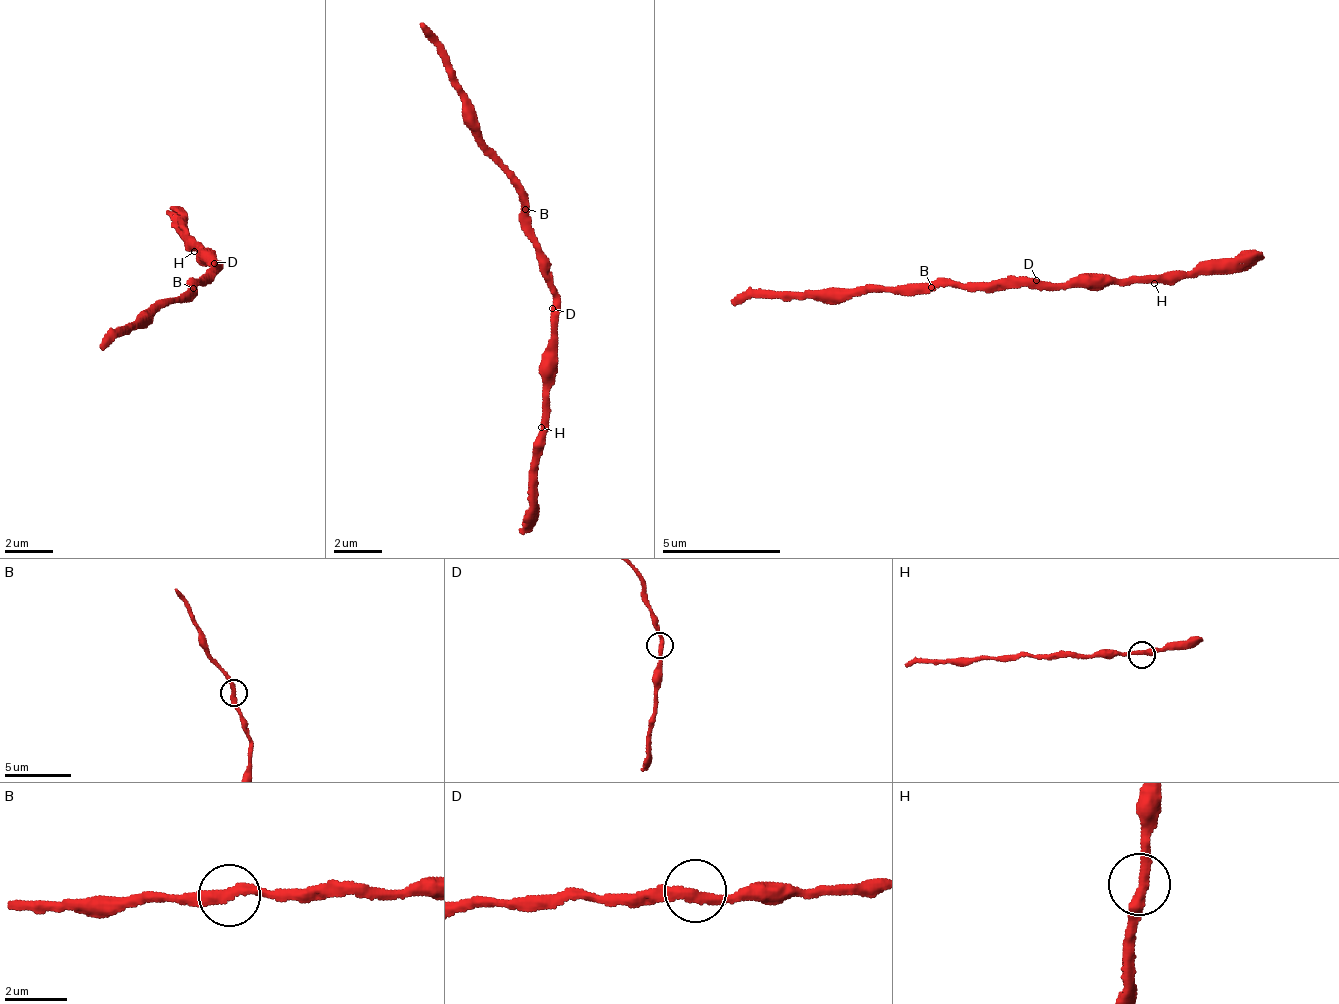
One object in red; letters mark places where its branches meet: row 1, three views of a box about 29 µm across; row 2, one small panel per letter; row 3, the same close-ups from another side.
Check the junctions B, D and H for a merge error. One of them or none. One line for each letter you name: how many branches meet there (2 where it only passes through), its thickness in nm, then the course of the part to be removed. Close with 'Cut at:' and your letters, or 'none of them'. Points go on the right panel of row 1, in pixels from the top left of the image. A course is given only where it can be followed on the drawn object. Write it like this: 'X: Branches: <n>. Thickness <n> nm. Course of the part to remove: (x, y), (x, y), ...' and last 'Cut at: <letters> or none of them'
Cut at: none of them

